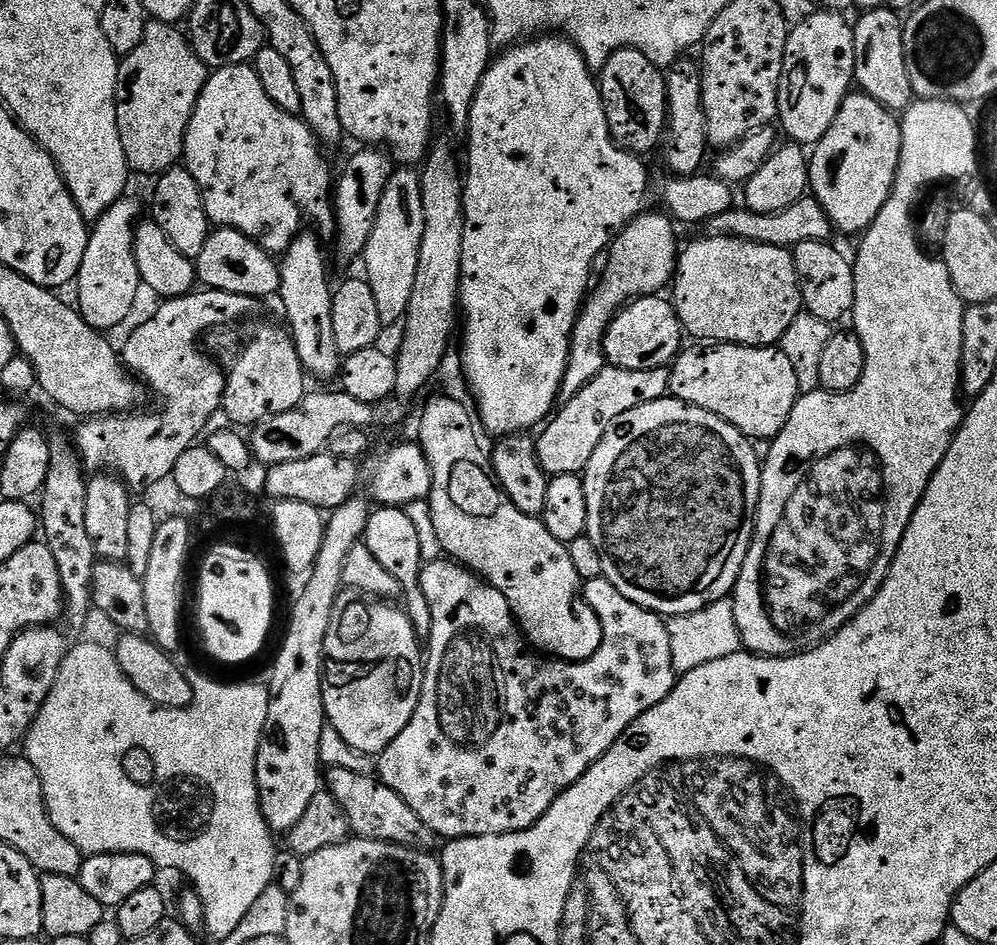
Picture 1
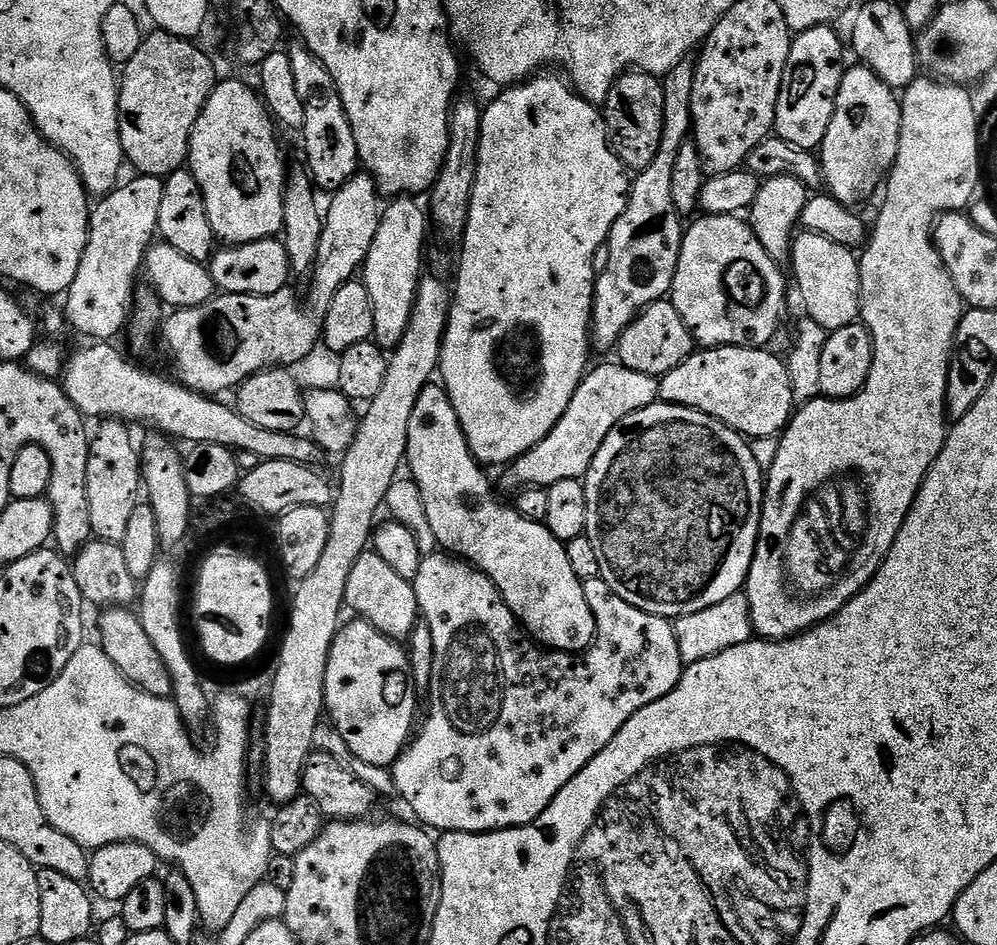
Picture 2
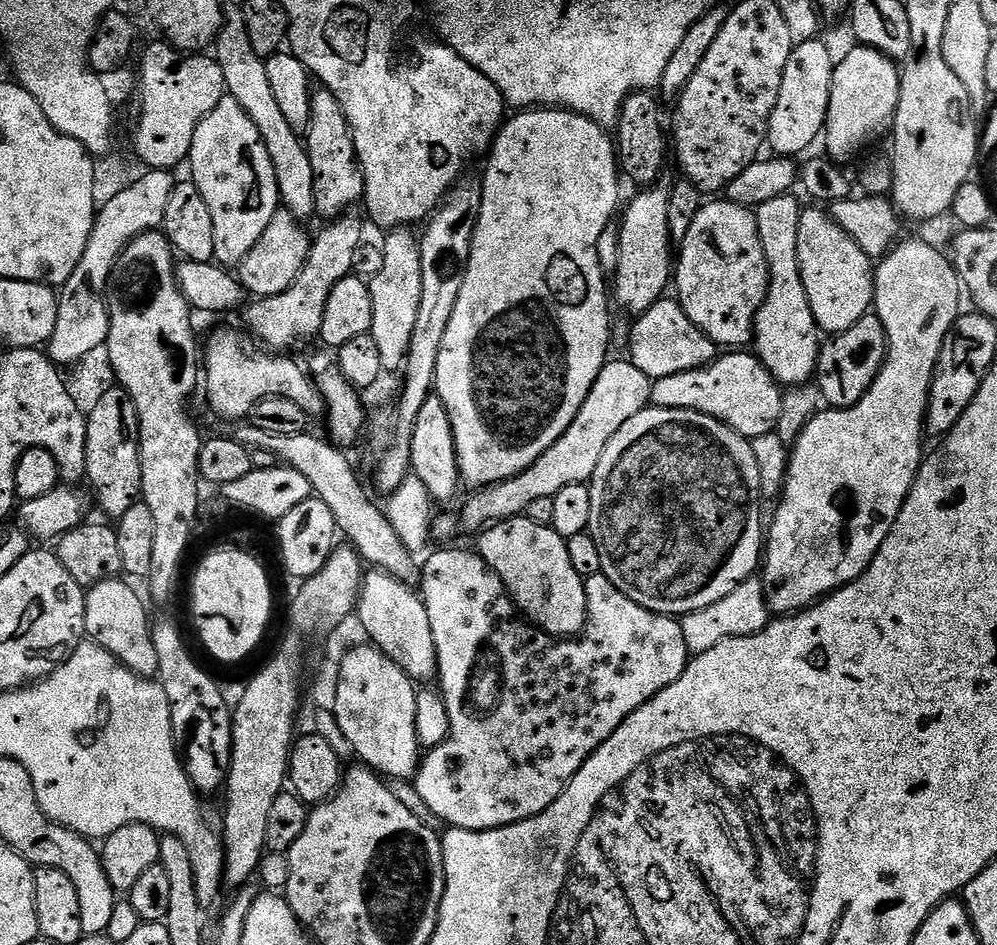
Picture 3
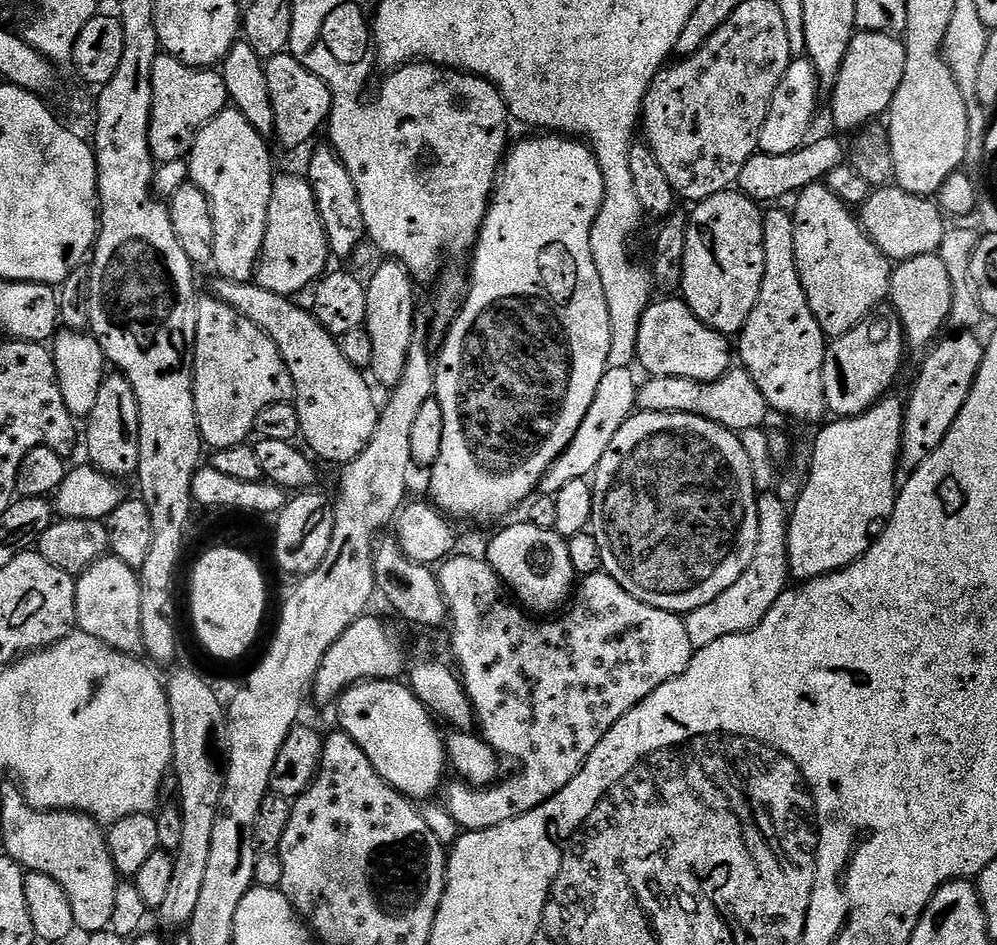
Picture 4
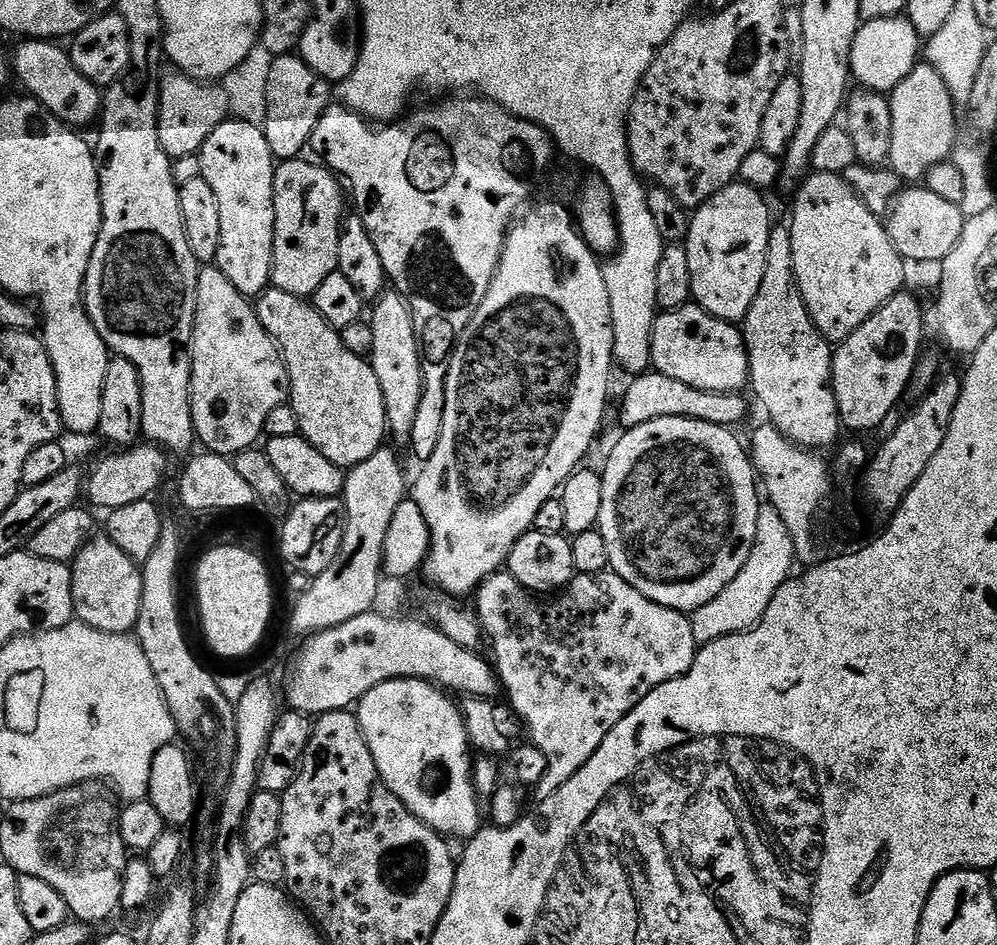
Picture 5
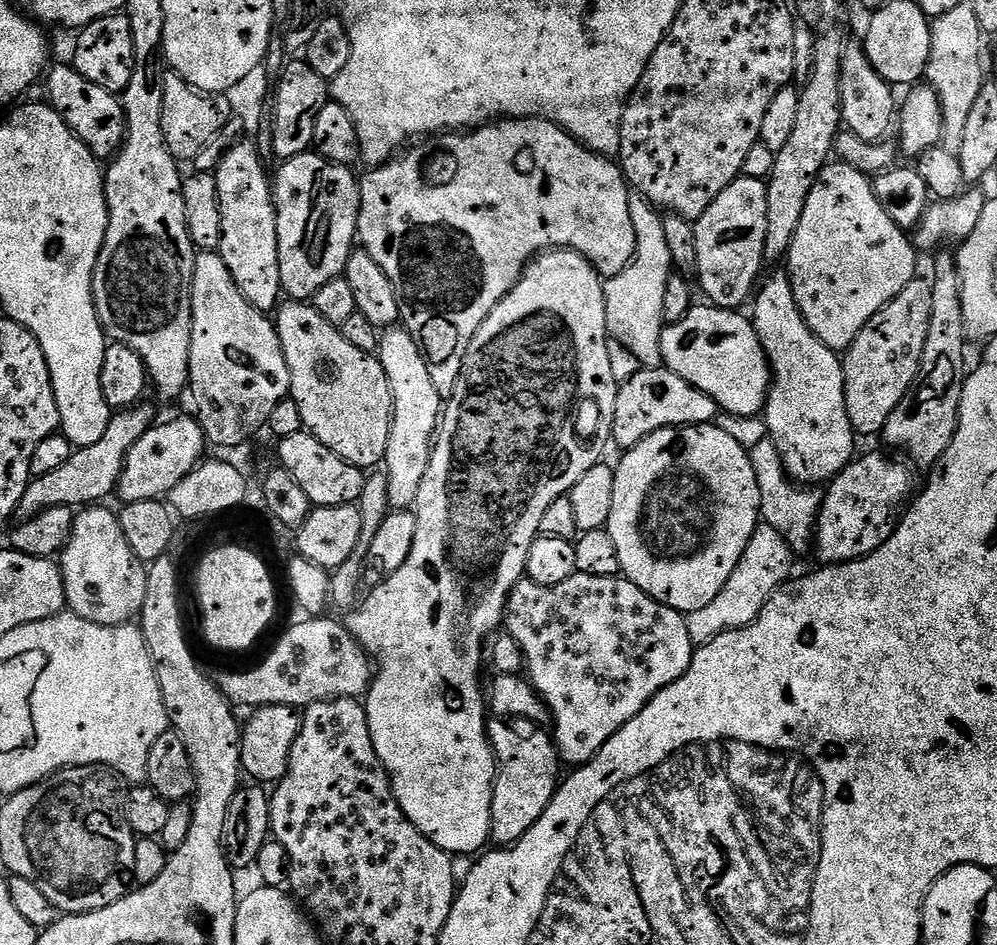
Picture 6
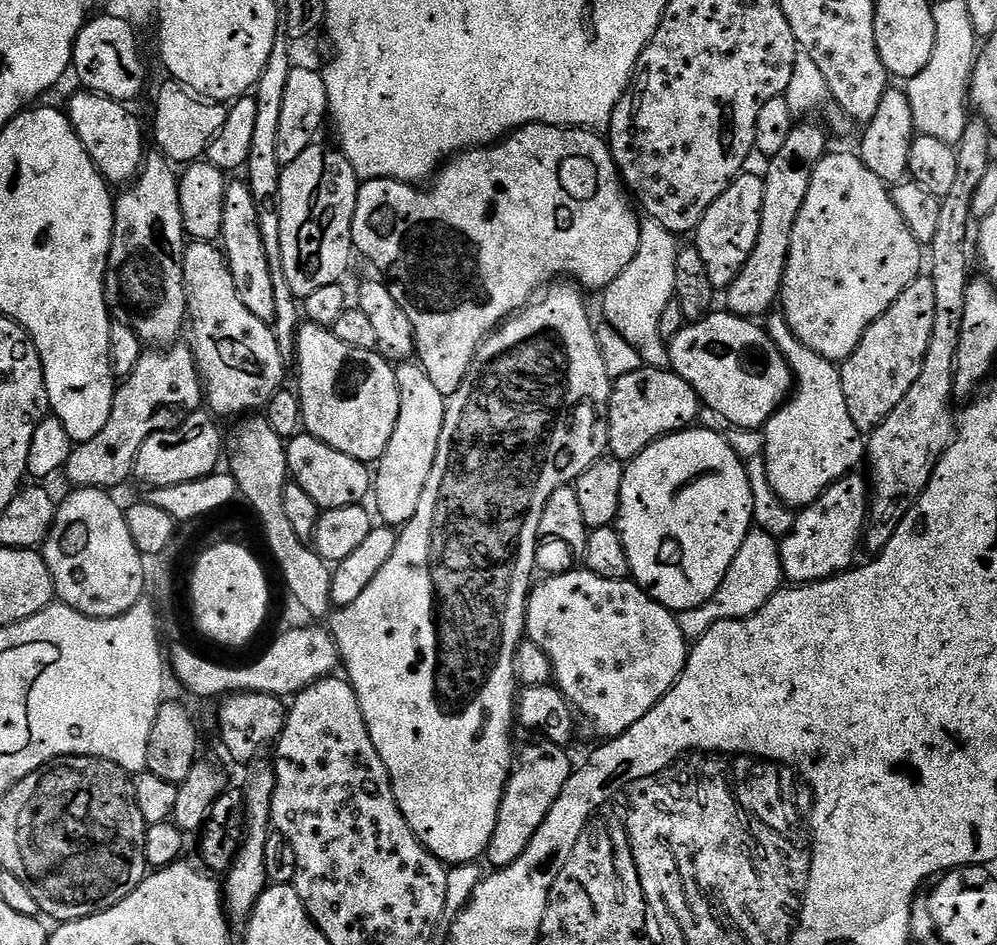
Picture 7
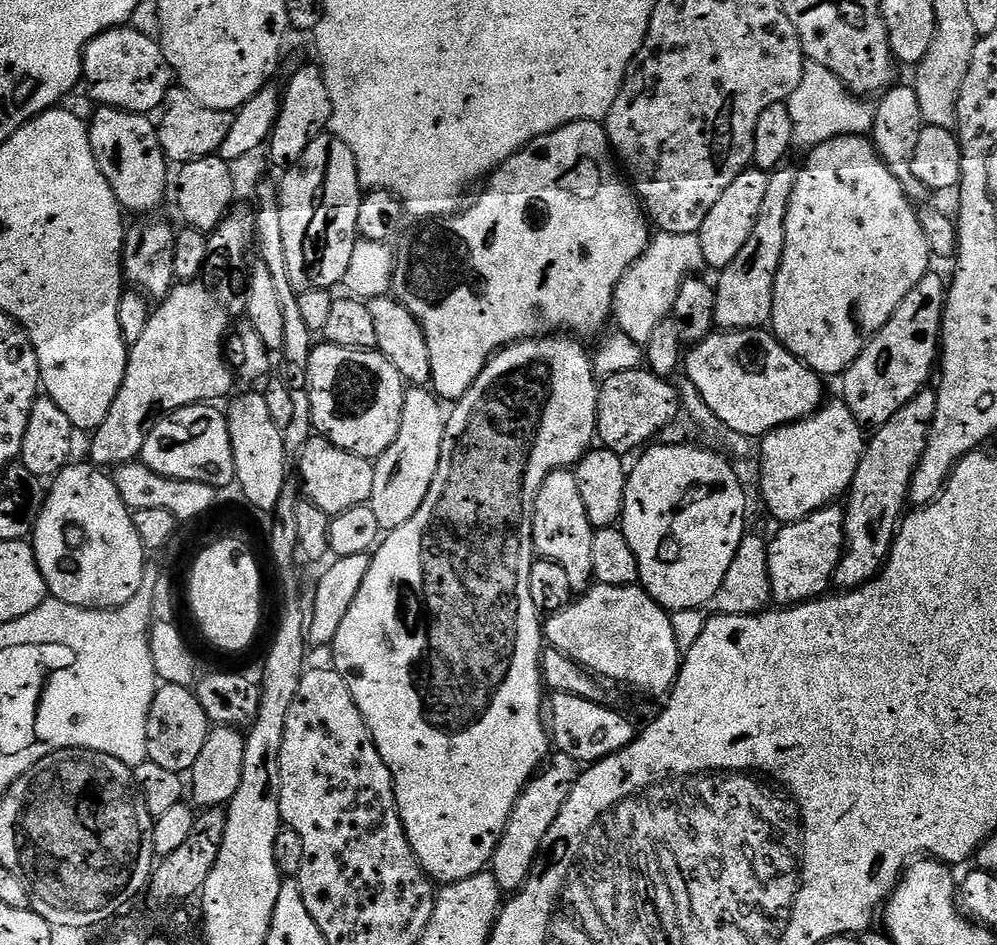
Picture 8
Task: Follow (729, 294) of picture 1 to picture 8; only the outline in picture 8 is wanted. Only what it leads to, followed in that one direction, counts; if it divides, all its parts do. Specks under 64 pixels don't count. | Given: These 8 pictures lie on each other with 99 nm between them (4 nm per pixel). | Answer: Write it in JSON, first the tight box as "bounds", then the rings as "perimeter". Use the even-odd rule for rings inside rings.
{"bounds":[698,166,768,270],"perimeter":[[[755,166],[748,167],[745,172],[738,174],[738,178],[734,178],[734,182],[730,182],[730,186],[726,186],[722,198],[718,198],[710,214],[706,214],[706,222],[702,222],[698,235],[702,242],[704,263],[709,269],[719,270],[730,266],[742,246],[746,246],[754,230],[754,222],[758,222],[758,214],[762,214],[762,197],[766,194],[768,177],[767,171]]]}

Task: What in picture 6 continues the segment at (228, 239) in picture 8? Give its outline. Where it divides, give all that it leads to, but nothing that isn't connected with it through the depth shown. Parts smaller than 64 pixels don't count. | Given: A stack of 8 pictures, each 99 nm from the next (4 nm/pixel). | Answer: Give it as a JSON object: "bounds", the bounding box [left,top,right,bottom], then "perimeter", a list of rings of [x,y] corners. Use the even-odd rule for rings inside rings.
{"bounds":[15,402,157,521],"perimeter":[[[148,402],[117,411],[110,418],[110,426],[106,426],[106,434],[102,434],[102,438],[94,442],[94,446],[75,449],[70,462],[58,466],[58,470],[53,470],[50,474],[42,474],[28,481],[26,494],[22,494],[16,507],[15,519],[17,521],[29,520],[37,516],[39,512],[57,506],[80,510],[85,506],[96,506],[107,501],[104,499],[108,495],[110,497],[113,495],[134,442],[138,442],[138,438],[142,438],[146,430],[153,428],[154,421],[157,419],[155,416],[156,412],[148,405]]]}

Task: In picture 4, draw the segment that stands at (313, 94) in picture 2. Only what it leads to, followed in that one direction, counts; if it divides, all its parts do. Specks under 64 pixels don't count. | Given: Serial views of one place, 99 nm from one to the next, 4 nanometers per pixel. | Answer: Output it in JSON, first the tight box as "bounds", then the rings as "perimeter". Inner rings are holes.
{"bounds":[306,146,366,260],"perimeter":[[[325,146],[309,158],[306,179],[316,194],[318,212],[322,214],[322,224],[328,239],[328,251],[335,259],[337,256],[338,259],[344,260],[366,240],[362,202],[358,202],[358,190],[354,186],[354,178],[350,178],[350,170],[346,170],[335,149]]]}

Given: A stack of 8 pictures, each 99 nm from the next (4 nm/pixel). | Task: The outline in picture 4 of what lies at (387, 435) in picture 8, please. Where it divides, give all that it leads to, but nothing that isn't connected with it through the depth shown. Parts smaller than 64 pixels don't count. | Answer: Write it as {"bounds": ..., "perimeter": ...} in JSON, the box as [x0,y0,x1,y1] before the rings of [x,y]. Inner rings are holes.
{"bounds":[211,278,380,466],"perimeter":[[[219,278],[213,281],[211,291],[216,299],[250,318],[278,346],[296,387],[294,403],[307,451],[317,461],[329,460],[337,466],[358,458],[370,438],[374,438],[380,408],[372,397],[369,377],[361,369],[350,366],[342,354],[339,339],[330,335],[307,307],[299,308],[295,299],[274,294],[274,290],[266,290],[255,282],[239,284]]]}

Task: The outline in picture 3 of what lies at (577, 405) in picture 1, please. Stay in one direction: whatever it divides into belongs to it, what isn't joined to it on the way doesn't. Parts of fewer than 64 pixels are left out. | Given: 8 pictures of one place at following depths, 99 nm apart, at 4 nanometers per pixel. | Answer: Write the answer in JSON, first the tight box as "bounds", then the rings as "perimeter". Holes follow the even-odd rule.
{"bounds":[430,359,652,542],"perimeter":[[[609,359],[603,370],[598,374],[586,402],[582,402],[582,410],[570,422],[566,434],[538,458],[526,470],[516,476],[506,478],[497,484],[487,484],[484,488],[473,491],[468,505],[464,508],[460,520],[456,516],[437,515],[430,525],[430,536],[433,541],[452,542],[459,530],[460,524],[473,534],[494,525],[501,524],[503,520],[514,520],[523,517],[528,508],[538,498],[552,498],[566,486],[575,484],[588,484],[592,479],[594,470],[598,466],[598,458],[602,458],[602,450],[606,450],[606,442],[634,418],[642,409],[649,407],[652,402],[652,381],[638,366],[632,364],[631,359]]]}

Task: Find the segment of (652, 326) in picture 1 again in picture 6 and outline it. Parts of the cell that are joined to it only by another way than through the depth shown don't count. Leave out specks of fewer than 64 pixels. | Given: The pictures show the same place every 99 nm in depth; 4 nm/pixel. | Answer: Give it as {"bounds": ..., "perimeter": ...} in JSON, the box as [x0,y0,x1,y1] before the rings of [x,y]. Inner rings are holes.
{"bounds":[660,306,772,416],"perimeter":[[[693,306],[682,322],[665,327],[660,339],[663,367],[690,382],[690,386],[702,390],[702,394],[710,394],[717,409],[724,411],[725,408],[732,416],[763,413],[768,402],[772,370],[751,319],[730,308],[703,307]]]}

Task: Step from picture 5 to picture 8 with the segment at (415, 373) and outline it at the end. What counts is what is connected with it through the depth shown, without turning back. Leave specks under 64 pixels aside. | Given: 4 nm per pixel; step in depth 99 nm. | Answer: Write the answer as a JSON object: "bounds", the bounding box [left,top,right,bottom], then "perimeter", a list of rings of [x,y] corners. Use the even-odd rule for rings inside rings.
{"bounds":[370,386,446,533],"perimeter":[[[412,386],[405,391],[398,438],[386,454],[374,461],[374,494],[370,506],[378,517],[378,526],[385,533],[402,526],[402,522],[410,522],[410,518],[418,514],[418,506],[426,502],[430,482],[434,482],[434,474],[438,474],[445,423],[446,408],[435,392],[424,386]]]}

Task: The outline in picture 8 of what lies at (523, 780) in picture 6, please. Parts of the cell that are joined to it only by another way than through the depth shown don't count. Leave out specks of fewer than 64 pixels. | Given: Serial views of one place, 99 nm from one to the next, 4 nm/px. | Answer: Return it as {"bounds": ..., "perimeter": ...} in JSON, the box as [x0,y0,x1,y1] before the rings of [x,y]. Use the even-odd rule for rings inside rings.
{"bounds":[490,751,582,894],"perimeter":[[[553,751],[516,799],[516,805],[506,822],[506,830],[500,835],[490,865],[490,871],[498,882],[501,893],[515,894],[523,889],[536,864],[536,858],[540,855],[542,842],[550,826],[554,826],[554,818],[558,818],[562,806],[566,806],[566,798],[570,798],[570,790],[578,782],[581,771],[582,766],[577,760],[570,758],[570,754]]]}

